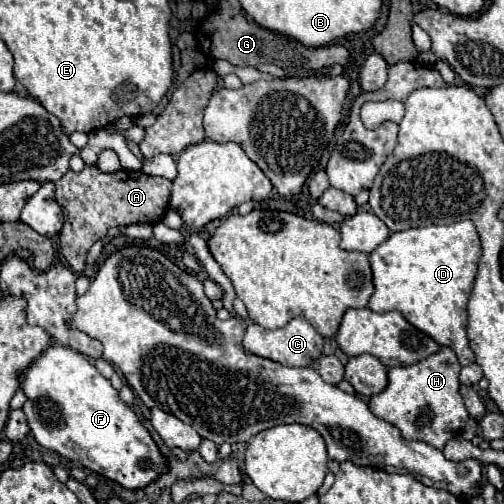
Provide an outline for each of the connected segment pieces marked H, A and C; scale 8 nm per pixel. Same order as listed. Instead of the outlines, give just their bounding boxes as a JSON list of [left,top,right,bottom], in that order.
[[369,346,469,450],[55,166,171,274],[243,316,323,366]]

